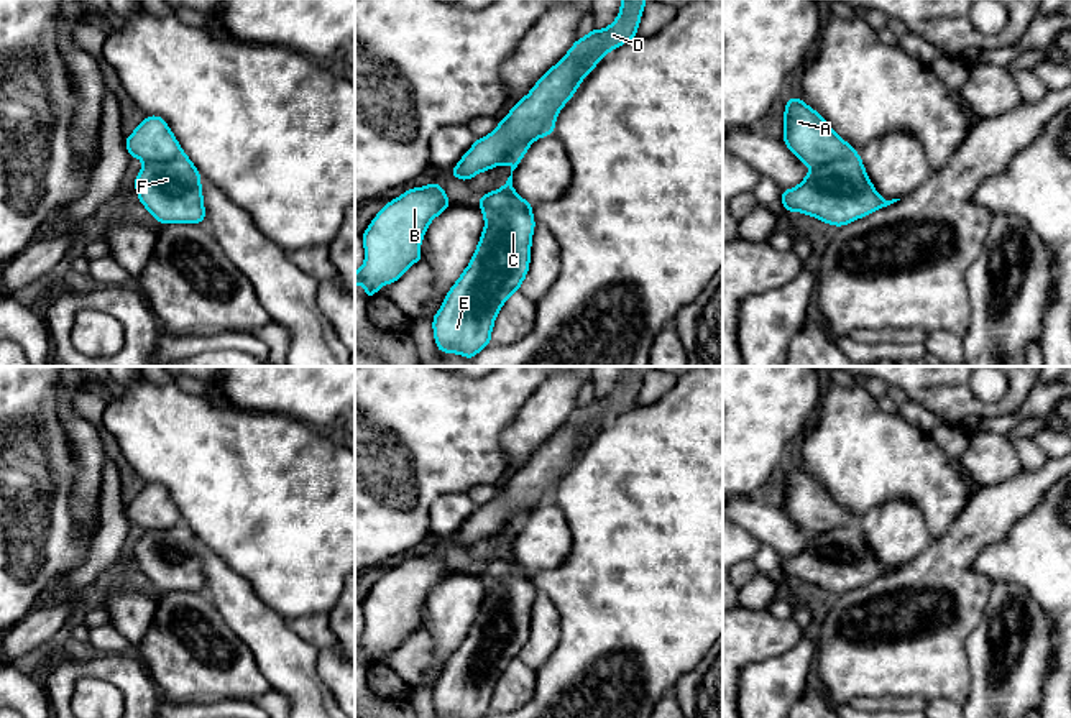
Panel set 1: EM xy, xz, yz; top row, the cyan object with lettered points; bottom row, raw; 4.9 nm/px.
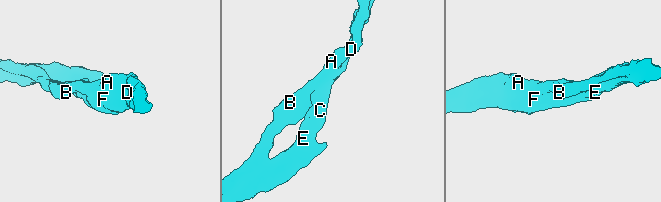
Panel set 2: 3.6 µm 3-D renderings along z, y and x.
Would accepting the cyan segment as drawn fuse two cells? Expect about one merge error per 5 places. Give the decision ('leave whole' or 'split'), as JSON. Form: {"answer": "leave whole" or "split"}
{"answer": "leave whole"}

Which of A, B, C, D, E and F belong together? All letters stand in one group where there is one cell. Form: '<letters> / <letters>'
A B C D E F

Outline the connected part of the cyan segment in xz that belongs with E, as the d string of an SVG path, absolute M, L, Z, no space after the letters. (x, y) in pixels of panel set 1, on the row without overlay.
M621 366L614 389L578 406L498 495L476 506L448 539L467 550L504 531L511 534L506 552L476 568L485 596L468 634L434 682L432 698L439 718L483 718L491 713L496 683L529 641L536 598L534 572L514 559L513 539L536 508L555 501L557 483L601 426L637 404L646 370Z

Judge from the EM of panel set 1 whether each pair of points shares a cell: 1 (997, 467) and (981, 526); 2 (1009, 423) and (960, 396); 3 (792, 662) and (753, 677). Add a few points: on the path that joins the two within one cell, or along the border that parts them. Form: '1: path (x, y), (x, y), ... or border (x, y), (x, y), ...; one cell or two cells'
1: border (1020, 469), (1012, 477), (978, 490); two cells
2: border (1029, 393), (1017, 409), (983, 418), (978, 431); two cells
3: path (782, 672), (777, 677), (763, 677); one cell

